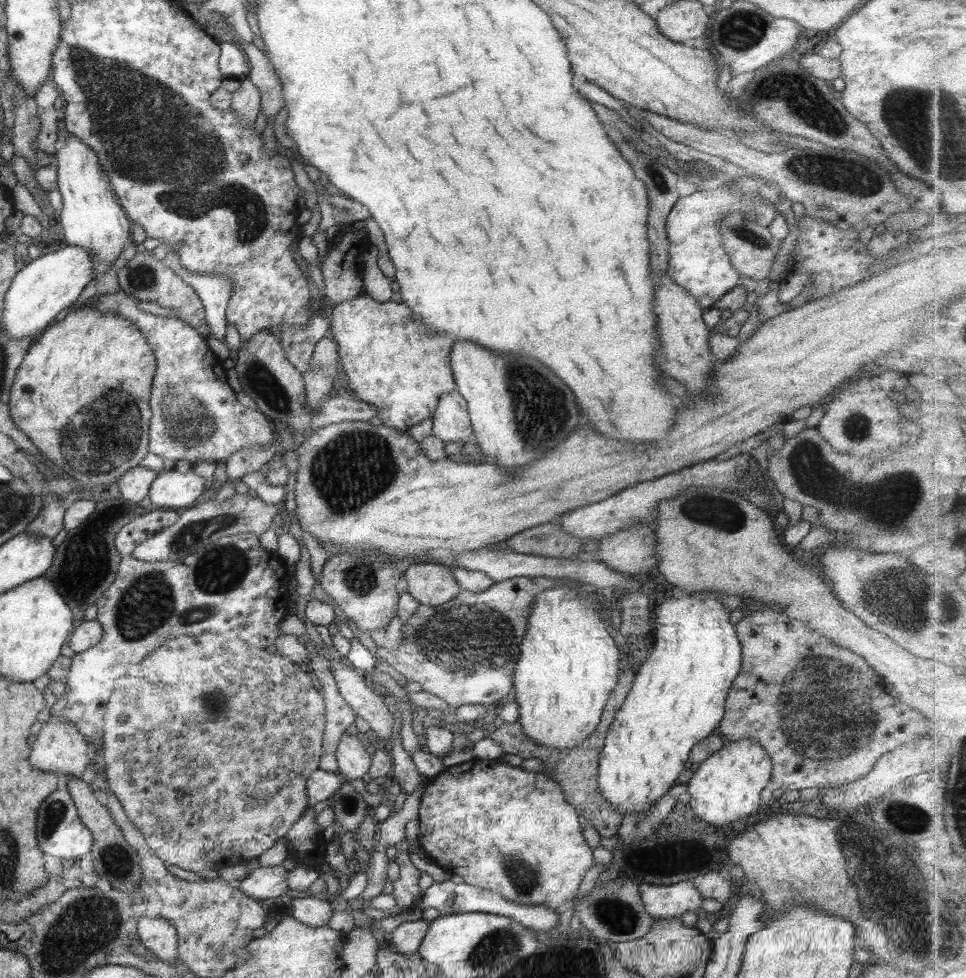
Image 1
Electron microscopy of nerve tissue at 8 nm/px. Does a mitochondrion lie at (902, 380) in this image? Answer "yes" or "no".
no

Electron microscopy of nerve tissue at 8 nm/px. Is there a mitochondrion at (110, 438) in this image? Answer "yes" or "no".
yes

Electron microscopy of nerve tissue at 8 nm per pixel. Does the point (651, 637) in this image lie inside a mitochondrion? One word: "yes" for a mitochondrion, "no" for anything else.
no

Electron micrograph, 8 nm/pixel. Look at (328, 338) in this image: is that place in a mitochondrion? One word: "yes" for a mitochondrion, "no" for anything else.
no

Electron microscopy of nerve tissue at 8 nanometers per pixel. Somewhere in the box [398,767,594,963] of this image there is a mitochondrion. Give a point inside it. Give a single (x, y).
(524, 877)

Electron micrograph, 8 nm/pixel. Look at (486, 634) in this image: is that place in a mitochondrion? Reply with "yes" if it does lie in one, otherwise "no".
yes

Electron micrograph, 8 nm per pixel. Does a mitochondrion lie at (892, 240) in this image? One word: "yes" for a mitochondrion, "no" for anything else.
no

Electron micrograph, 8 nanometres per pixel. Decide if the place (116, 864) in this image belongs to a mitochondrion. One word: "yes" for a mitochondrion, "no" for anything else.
yes

